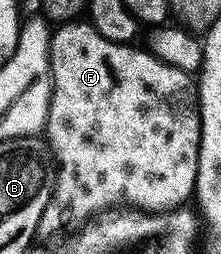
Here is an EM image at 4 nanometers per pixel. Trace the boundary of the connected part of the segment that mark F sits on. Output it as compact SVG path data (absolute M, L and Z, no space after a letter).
M72 21L56 26L49 35L47 58L51 72L51 104L47 114L45 138L51 145L51 152L55 154L57 164L57 178L55 193L51 197L50 205L43 214L46 226L59 227L70 219L86 220L104 209L110 208L119 198L123 198L132 208L144 209L146 212L164 212L171 208L180 207L188 202L197 181L197 165L199 164L199 146L201 145L201 117L199 116L199 92L192 76L188 72L170 67L156 59L150 50L138 51L138 46L126 43L114 43L101 37L98 29L87 21Z

